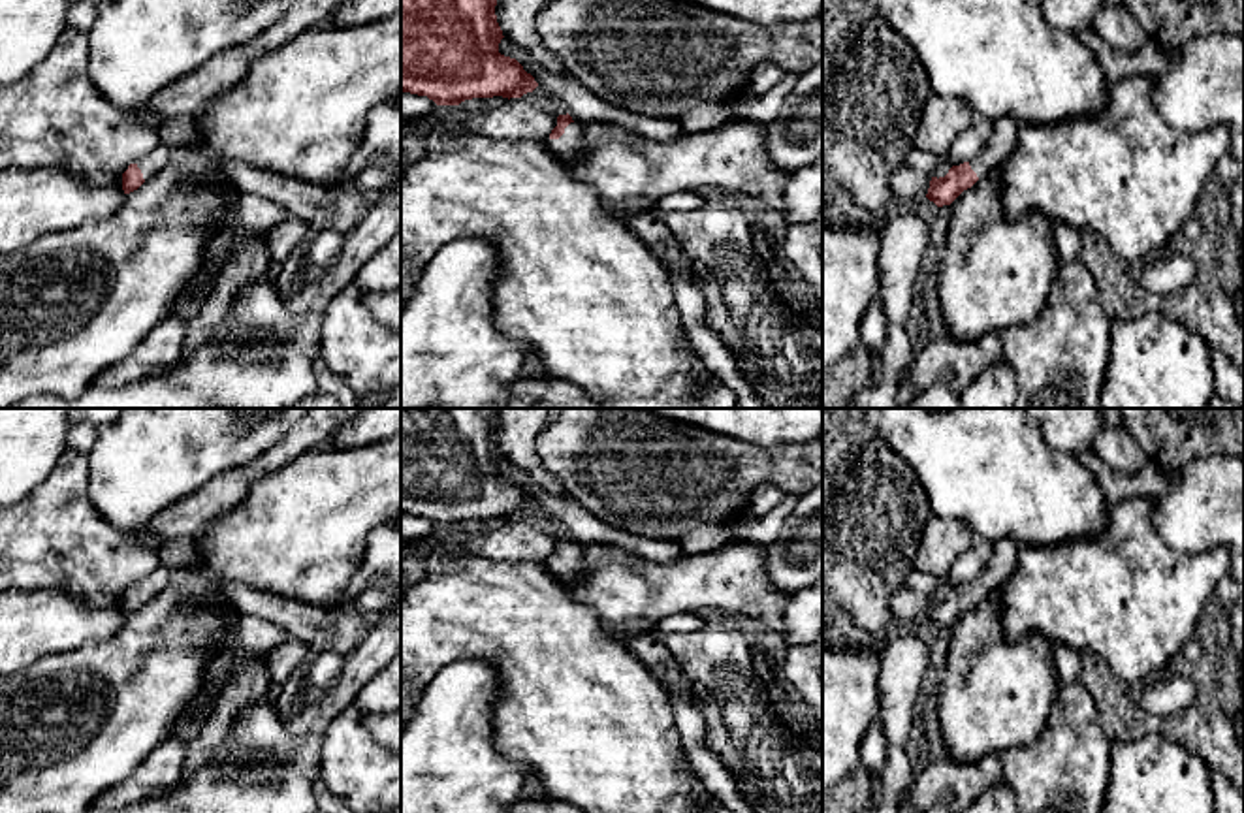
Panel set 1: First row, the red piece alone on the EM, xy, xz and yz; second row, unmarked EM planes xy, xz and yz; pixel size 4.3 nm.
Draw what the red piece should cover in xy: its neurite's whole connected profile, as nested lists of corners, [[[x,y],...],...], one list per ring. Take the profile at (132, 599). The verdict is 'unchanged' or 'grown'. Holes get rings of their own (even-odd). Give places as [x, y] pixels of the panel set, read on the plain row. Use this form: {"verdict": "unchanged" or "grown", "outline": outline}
{"verdict": "grown", "outline": [[[160,565],[152,574],[130,585],[122,595],[124,615],[137,612],[145,602],[154,598],[167,585],[169,574],[171,572]]]}

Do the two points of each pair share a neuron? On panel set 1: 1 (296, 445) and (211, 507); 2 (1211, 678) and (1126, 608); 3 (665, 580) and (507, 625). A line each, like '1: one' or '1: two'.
1: one
2: two
3: two

